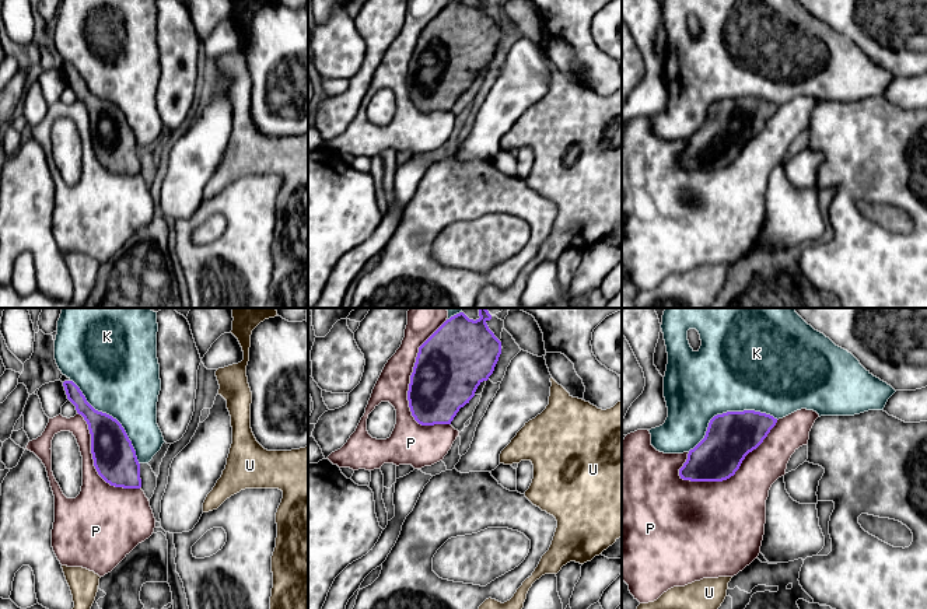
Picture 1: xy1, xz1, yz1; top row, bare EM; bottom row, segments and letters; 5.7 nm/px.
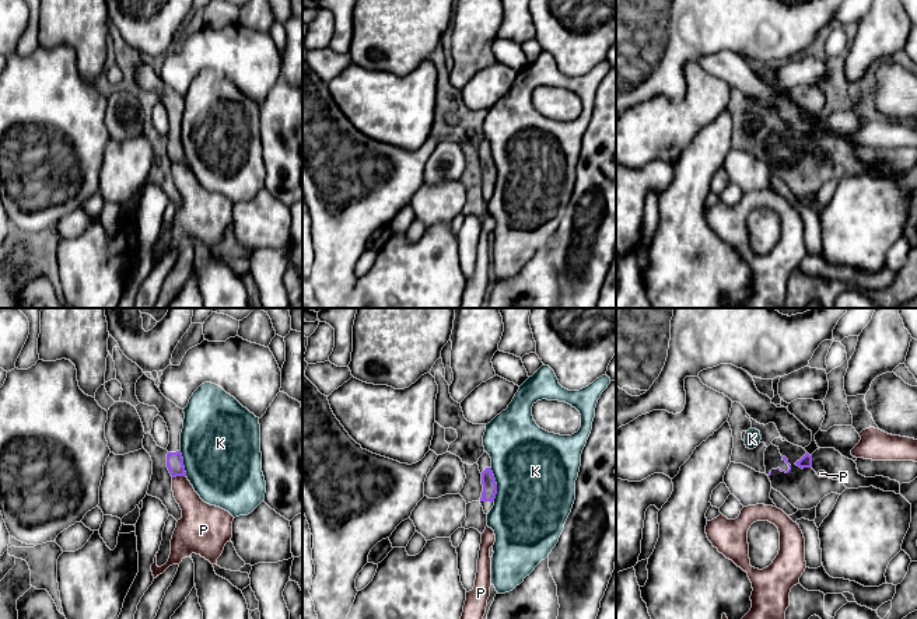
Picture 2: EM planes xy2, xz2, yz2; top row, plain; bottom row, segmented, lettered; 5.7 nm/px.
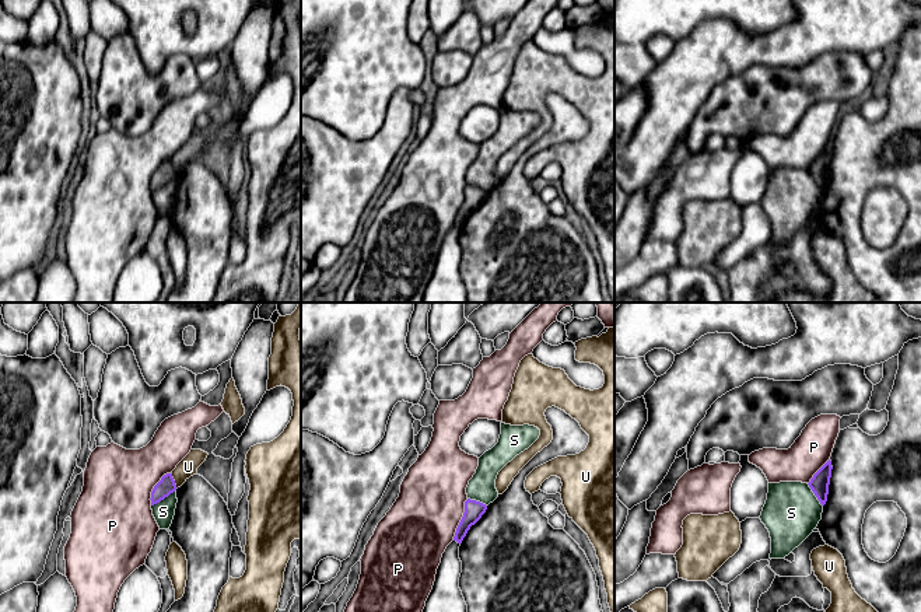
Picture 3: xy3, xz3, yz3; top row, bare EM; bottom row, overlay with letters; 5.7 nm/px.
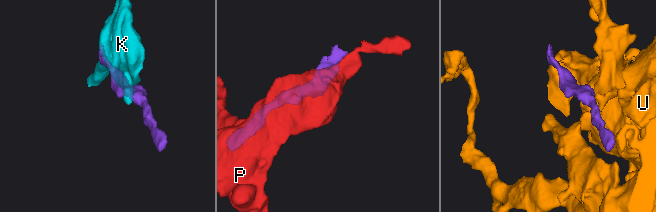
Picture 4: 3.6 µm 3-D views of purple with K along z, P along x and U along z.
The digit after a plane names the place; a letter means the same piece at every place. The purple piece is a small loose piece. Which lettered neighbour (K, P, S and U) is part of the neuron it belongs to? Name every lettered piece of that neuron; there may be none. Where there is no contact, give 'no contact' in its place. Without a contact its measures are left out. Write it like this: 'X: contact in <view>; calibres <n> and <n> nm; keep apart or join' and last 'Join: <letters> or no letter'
K: contact in yz1; calibres 280 and 480 nm; keep apart
P: contact in yz1; calibres 280 and 420 nm; keep apart
S: contact in xy3; calibres 100 and 120 nm; keep apart
U: contact in xy3; calibres 100 and 110 nm; keep apart
Join: no letter

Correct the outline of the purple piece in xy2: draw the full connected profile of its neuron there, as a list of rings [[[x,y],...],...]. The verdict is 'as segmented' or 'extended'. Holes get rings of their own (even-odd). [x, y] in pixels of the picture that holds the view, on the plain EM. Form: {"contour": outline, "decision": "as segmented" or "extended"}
{"contour": [[[146,59],[136,69],[136,83],[140,90],[155,92],[160,98],[158,102],[161,102],[167,109],[169,118],[167,154],[171,162],[186,162],[183,144],[181,140],[181,119],[185,105],[183,95],[167,85],[155,71],[155,67],[148,64]]], "decision": "extended"}

